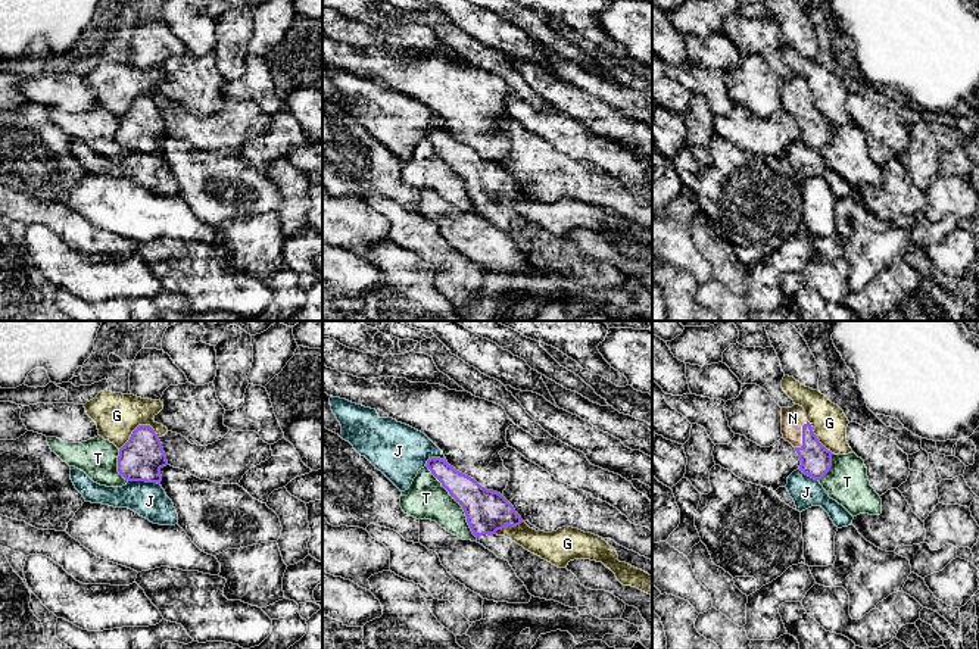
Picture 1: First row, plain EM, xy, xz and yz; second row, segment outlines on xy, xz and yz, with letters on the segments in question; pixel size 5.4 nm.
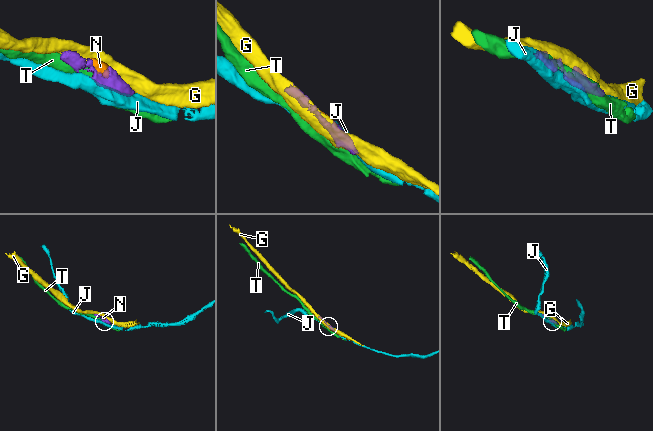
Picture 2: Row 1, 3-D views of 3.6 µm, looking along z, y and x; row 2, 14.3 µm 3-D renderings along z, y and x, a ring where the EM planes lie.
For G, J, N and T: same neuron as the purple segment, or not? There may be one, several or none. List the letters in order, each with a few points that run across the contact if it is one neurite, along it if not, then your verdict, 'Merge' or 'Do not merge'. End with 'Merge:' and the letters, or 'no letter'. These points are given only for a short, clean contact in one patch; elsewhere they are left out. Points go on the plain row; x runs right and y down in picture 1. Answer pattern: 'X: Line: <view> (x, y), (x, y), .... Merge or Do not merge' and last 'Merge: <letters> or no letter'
G: Do not merge
J: Do not merge
N: Merge
T: Do not merge
Merge: N

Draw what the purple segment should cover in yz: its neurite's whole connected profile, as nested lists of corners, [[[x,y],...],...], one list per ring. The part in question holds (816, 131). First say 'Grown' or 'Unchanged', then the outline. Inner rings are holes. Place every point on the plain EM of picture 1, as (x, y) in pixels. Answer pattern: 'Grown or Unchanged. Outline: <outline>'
Grown. Outline: [[[799,75],[782,78],[782,104],[799,127],[799,140],[820,152],[832,137],[833,124],[820,113],[804,84],[805,81]]]

